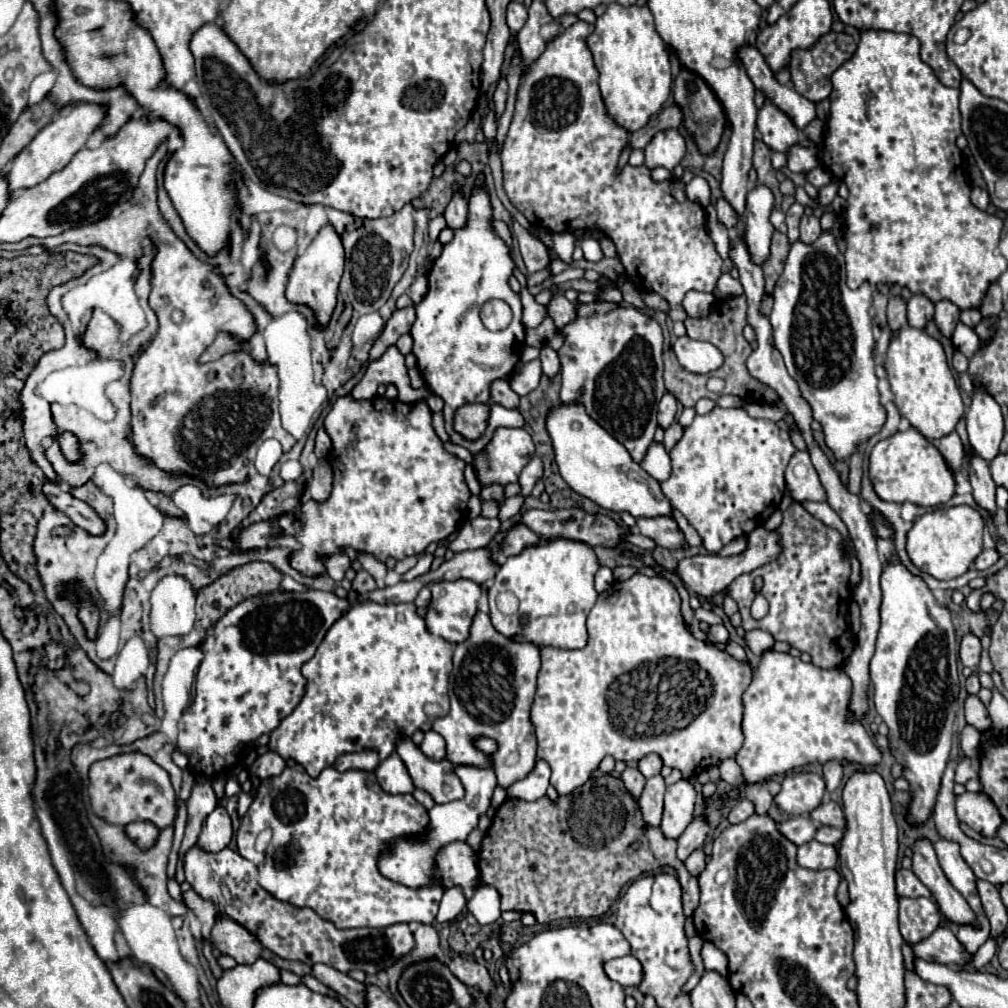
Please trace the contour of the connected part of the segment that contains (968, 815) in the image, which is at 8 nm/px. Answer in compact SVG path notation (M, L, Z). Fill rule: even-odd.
M965 792L957 796L957 816L965 824L969 824L973 830L983 834L985 838L995 838L999 826L1003 824L1003 818L999 816L997 806L993 806L993 800L987 794L973 794Z

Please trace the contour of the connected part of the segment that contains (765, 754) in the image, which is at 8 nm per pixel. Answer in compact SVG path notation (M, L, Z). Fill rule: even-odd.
M767 650L761 656L753 680L743 692L743 734L745 742L739 750L739 766L743 770L743 784L753 786L765 782L769 776L783 776L793 768L801 768L813 762L847 760L861 768L875 768L881 762L881 752L873 744L861 722L847 722L851 682L843 670L821 670L801 658L793 658L783 652Z

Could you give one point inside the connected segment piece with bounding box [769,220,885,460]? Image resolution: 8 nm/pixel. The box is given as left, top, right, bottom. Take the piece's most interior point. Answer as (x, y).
(822, 328)

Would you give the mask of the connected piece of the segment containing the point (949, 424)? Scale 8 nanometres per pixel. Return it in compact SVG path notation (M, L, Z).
M903 326L889 342L885 370L895 394L895 406L913 428L917 428L927 440L937 440L955 432L957 422L965 416L965 406L949 370L943 346L935 338L927 336L925 330Z

